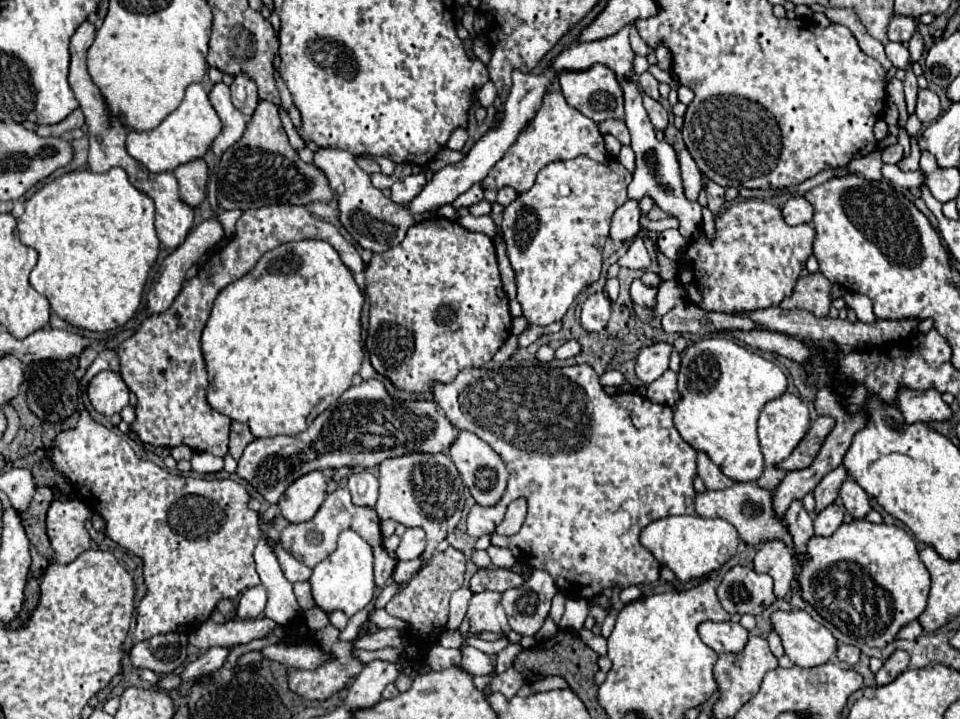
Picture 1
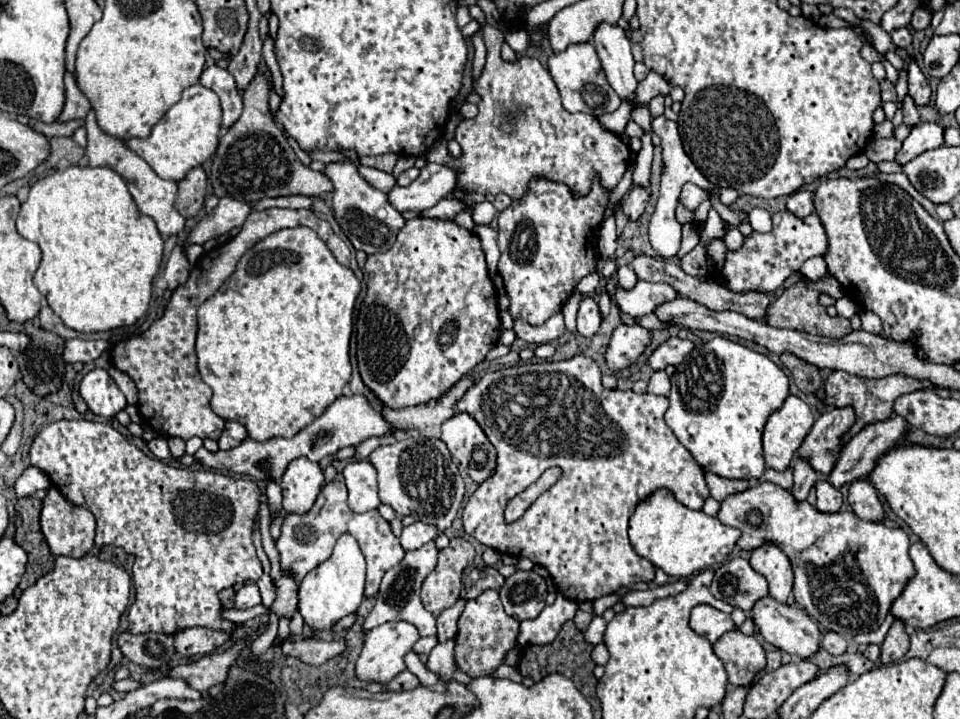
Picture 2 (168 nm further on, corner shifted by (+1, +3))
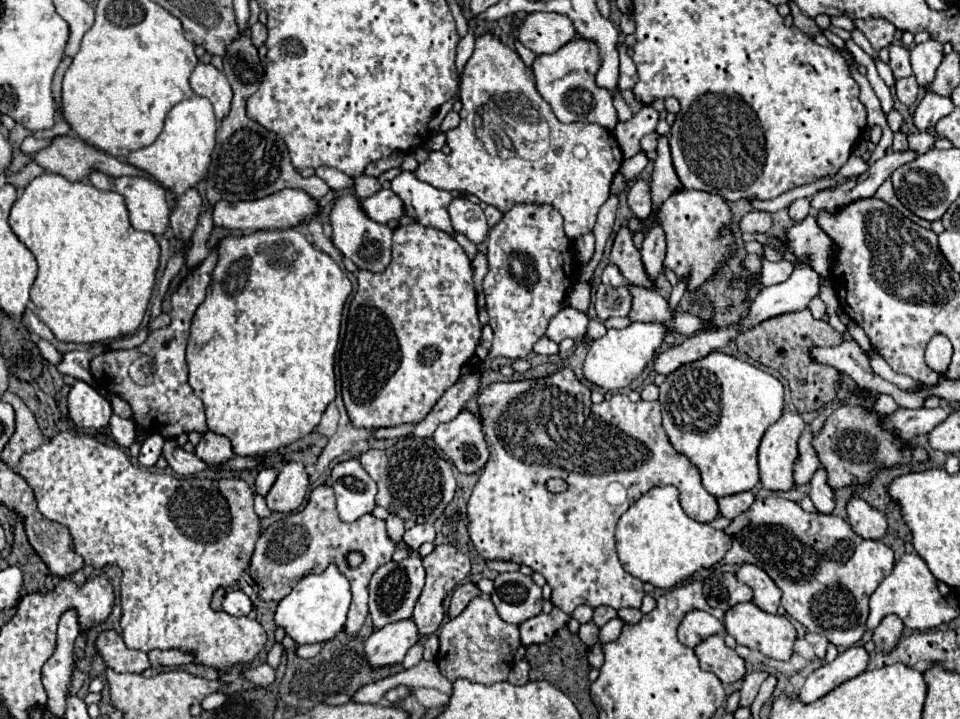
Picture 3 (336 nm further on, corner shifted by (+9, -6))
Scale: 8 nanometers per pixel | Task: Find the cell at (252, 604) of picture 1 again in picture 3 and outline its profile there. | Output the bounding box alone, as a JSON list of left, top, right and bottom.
[223,590,253,616]

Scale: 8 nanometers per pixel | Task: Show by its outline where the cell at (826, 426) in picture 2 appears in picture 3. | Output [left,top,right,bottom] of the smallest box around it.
[811,406,927,488]

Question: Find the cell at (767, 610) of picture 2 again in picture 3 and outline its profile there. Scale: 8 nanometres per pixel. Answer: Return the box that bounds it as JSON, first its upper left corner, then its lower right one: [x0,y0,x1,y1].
[725,602,797,660]

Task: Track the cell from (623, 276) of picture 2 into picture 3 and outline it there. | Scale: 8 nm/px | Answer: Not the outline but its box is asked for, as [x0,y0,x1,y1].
[603,266,627,286]

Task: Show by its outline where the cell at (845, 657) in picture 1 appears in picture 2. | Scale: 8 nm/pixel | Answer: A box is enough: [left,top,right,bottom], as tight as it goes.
[821,631,847,655]

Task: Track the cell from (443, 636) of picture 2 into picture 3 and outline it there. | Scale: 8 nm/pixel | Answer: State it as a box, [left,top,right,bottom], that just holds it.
[423,634,439,660]

